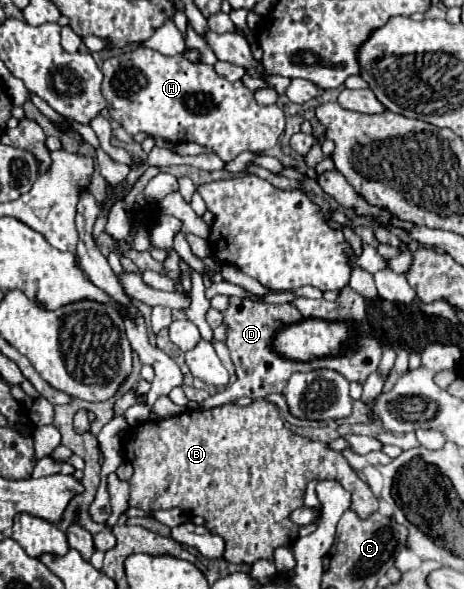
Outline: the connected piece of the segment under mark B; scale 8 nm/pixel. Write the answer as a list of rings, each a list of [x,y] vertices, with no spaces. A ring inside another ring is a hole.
[[[257,399],[247,407],[221,405],[215,409],[193,409],[171,419],[147,421],[135,429],[135,439],[129,439],[129,463],[133,465],[133,477],[129,481],[131,495],[129,505],[139,509],[173,509],[179,507],[187,515],[201,515],[205,527],[225,539],[223,559],[229,563],[255,563],[259,559],[273,559],[273,547],[291,545],[297,539],[299,527],[289,519],[289,513],[303,505],[303,493],[311,479],[337,479],[347,491],[351,491],[351,509],[363,519],[377,511],[377,497],[371,493],[345,457],[331,451],[321,441],[305,439],[287,429],[273,403]],[[233,435],[257,435],[261,439],[247,439],[257,443],[239,443],[233,449]]]

